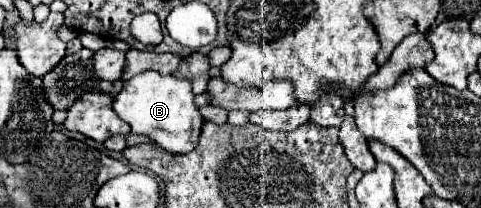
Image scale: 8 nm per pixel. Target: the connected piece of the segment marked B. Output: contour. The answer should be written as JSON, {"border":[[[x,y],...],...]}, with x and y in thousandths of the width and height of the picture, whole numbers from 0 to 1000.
{"border":[[[320,337],[295,346],[270,375],[258,423],[237,462],[233,519],[258,587],[270,596],[274,644],[308,654],[349,740],[391,740],[412,692],[424,577],[403,510],[403,442],[395,385],[378,385],[366,365],[333,365]]]}

